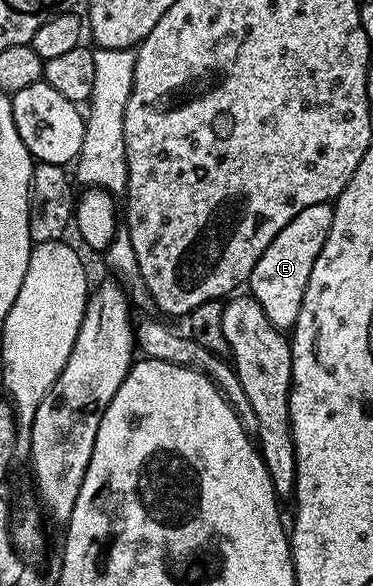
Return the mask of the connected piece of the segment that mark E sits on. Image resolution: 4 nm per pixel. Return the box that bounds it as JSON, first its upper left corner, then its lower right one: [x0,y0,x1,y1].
[248,203,333,330]

